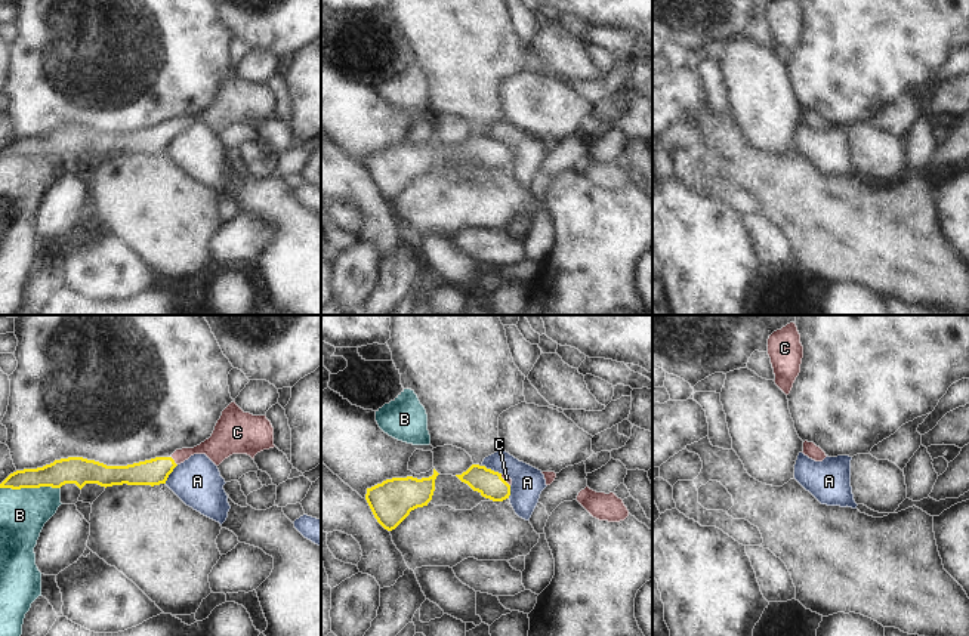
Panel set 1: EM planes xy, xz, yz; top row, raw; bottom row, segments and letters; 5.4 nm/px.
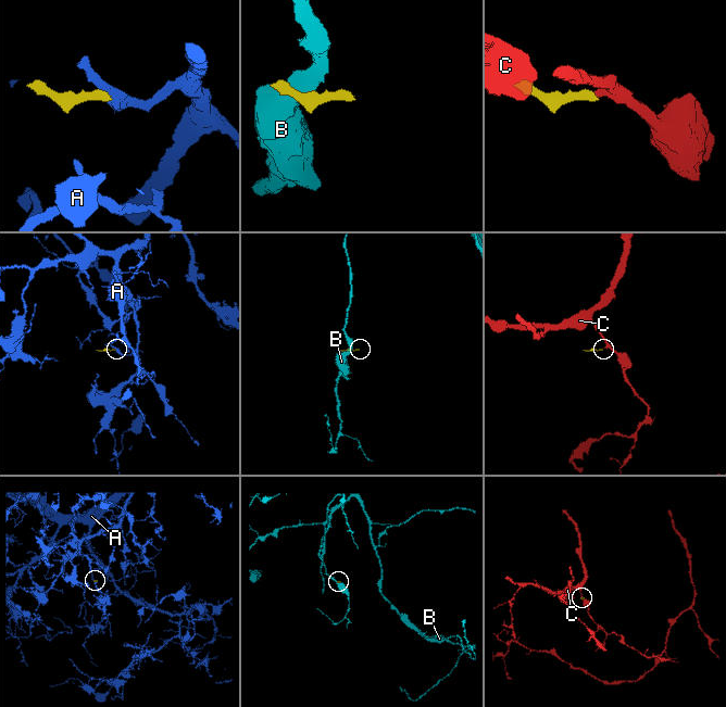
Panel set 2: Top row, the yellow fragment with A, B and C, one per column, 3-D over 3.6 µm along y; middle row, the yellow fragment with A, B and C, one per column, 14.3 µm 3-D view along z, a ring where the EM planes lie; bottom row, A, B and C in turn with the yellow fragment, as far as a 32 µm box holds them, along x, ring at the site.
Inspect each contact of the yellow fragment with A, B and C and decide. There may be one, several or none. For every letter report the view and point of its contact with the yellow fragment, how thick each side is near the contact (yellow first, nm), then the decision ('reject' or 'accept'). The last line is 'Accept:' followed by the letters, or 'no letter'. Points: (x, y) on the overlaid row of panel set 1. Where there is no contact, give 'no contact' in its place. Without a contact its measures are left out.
A: xz (493, 471) | 150/180 nm | reject
B: xy (30, 487) | 140/260 nm | reject
C: xy (173, 462) | 140/140 nm | accept
Accept: C

